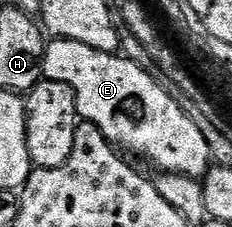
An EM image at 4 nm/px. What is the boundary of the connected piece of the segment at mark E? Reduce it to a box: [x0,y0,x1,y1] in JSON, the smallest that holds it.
[42,38,212,178]

